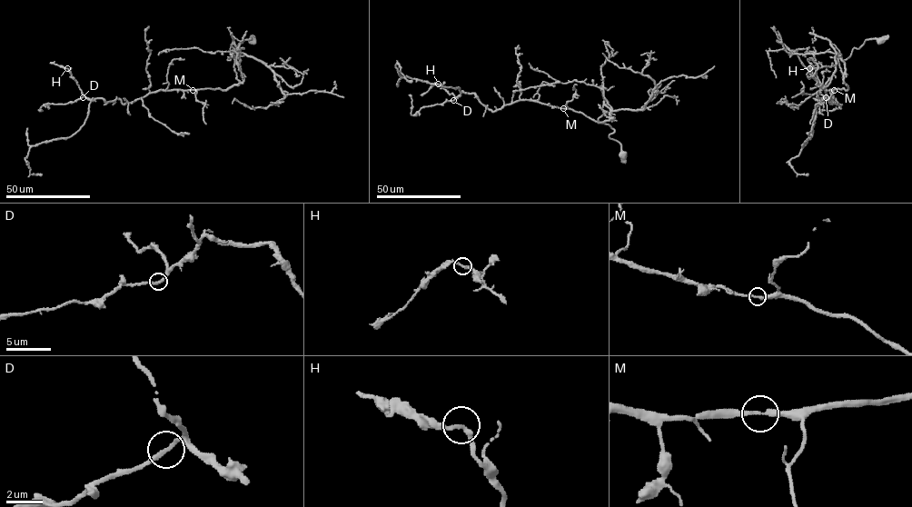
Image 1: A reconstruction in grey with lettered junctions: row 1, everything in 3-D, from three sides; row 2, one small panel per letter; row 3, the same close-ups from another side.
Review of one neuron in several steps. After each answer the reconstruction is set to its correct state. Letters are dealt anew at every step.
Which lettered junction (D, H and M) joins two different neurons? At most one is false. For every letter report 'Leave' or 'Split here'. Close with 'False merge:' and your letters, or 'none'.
D: Leave
H: Leave
M: Leave
False merge: none

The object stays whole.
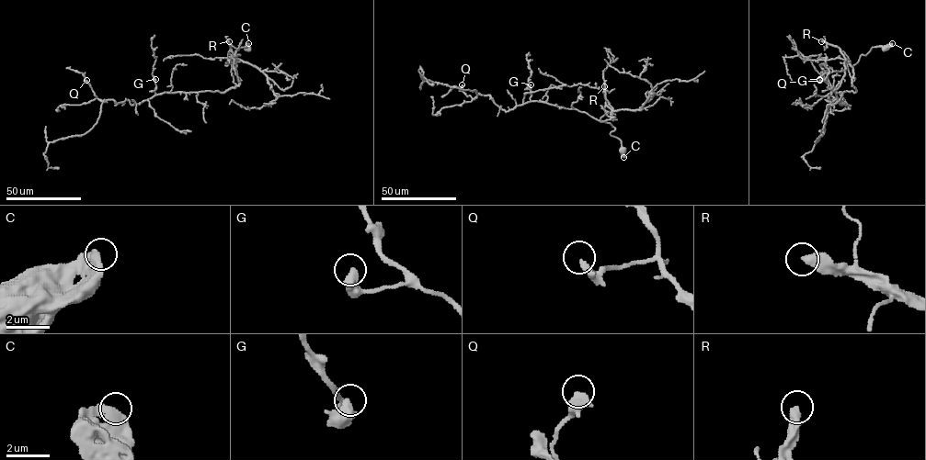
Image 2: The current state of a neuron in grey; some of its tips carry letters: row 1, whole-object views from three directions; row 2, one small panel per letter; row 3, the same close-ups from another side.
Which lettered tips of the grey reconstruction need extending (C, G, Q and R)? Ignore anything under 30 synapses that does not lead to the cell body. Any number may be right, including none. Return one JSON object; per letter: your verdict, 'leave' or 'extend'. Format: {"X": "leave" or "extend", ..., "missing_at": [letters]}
{"C": "leave", "G": "leave", "Q": "leave", "R": "extend", "missing_at": ["R"]}

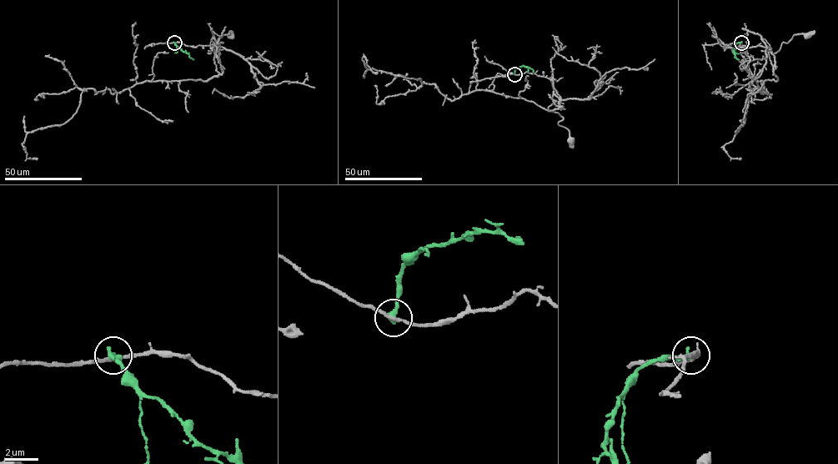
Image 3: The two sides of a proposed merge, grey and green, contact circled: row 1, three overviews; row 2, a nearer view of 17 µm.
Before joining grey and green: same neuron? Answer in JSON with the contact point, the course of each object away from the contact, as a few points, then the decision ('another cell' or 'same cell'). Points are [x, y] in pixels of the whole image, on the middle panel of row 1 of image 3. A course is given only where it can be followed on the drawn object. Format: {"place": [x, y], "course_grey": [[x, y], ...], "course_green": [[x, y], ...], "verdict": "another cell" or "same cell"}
{"place": [514, 74], "course_grey": [[514, 74], [528, 72], [552, 80], [560, 98], [552, 96], [548, 108], [563, 118], [558, 124], [570, 139]], "course_green": [[514, 74], [514, 70], [521, 66], [529, 68], [533, 72]], "verdict": "another cell"}

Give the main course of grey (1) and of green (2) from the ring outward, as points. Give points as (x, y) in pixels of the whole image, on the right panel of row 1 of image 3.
1: (741, 42), (740, 47), (765, 47), (761, 37), (774, 53), (794, 35), (806, 36)
2: (741, 42), (733, 49), (735, 57), (739, 60)

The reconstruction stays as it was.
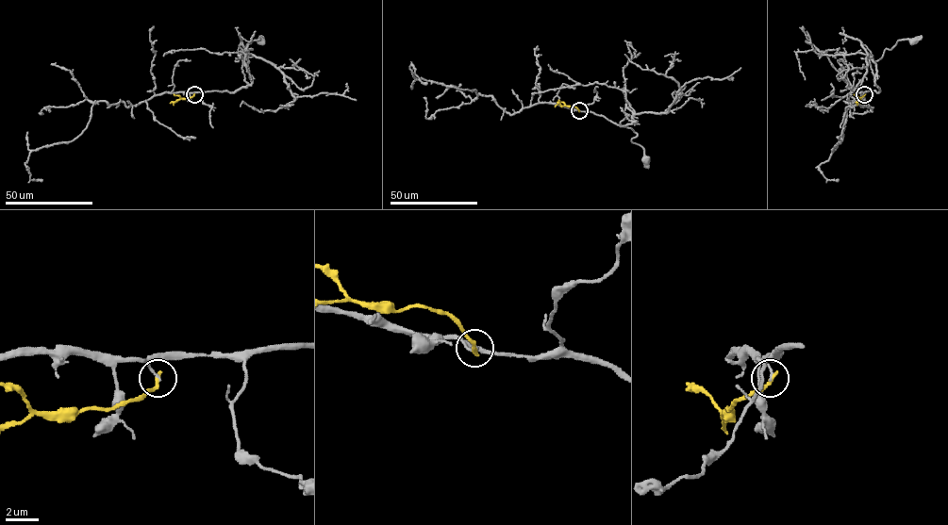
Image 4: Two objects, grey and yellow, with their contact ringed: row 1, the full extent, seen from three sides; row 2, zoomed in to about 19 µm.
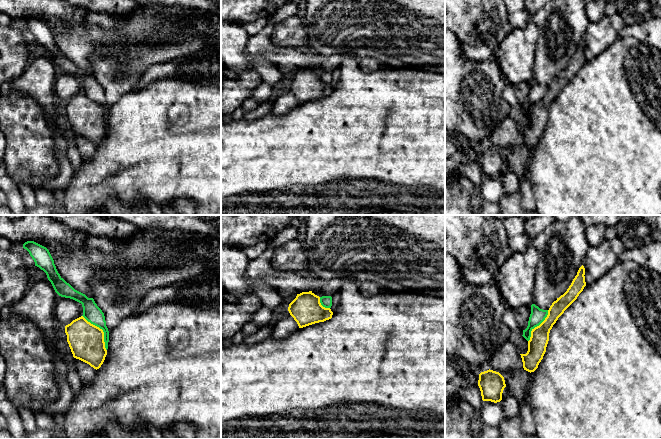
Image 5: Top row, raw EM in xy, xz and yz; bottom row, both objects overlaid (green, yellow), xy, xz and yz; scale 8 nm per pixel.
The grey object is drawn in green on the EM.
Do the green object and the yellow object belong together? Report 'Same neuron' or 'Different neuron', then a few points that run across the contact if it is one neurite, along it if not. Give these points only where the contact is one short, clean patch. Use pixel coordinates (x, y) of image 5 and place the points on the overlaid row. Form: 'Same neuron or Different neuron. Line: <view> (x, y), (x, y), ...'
Different neuron

